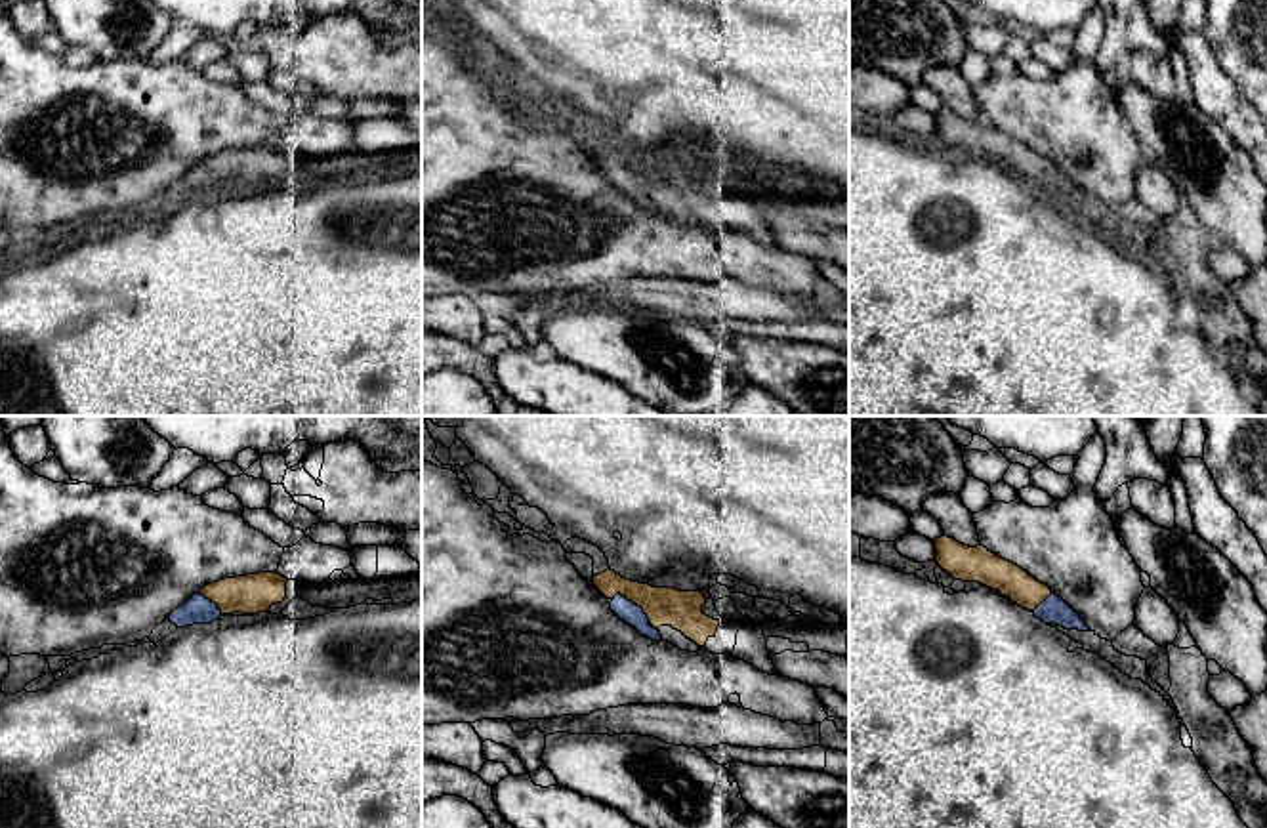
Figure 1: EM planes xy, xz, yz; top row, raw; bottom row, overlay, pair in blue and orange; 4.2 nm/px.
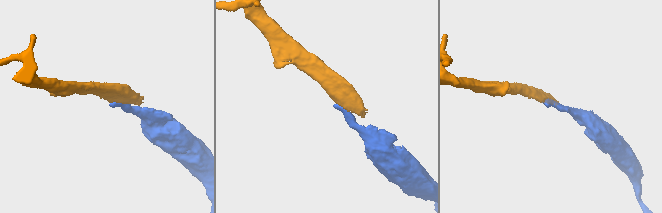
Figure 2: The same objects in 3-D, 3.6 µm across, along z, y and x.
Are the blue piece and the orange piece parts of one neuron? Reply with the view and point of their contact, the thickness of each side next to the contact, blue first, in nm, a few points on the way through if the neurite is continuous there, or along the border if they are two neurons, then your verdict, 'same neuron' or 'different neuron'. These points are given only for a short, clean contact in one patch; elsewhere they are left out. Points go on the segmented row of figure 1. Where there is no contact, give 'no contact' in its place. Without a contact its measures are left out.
contact xz (636, 605); calibres 90 and 160 nm; way xz (624, 609), (636, 605), (663, 605); same neuron

